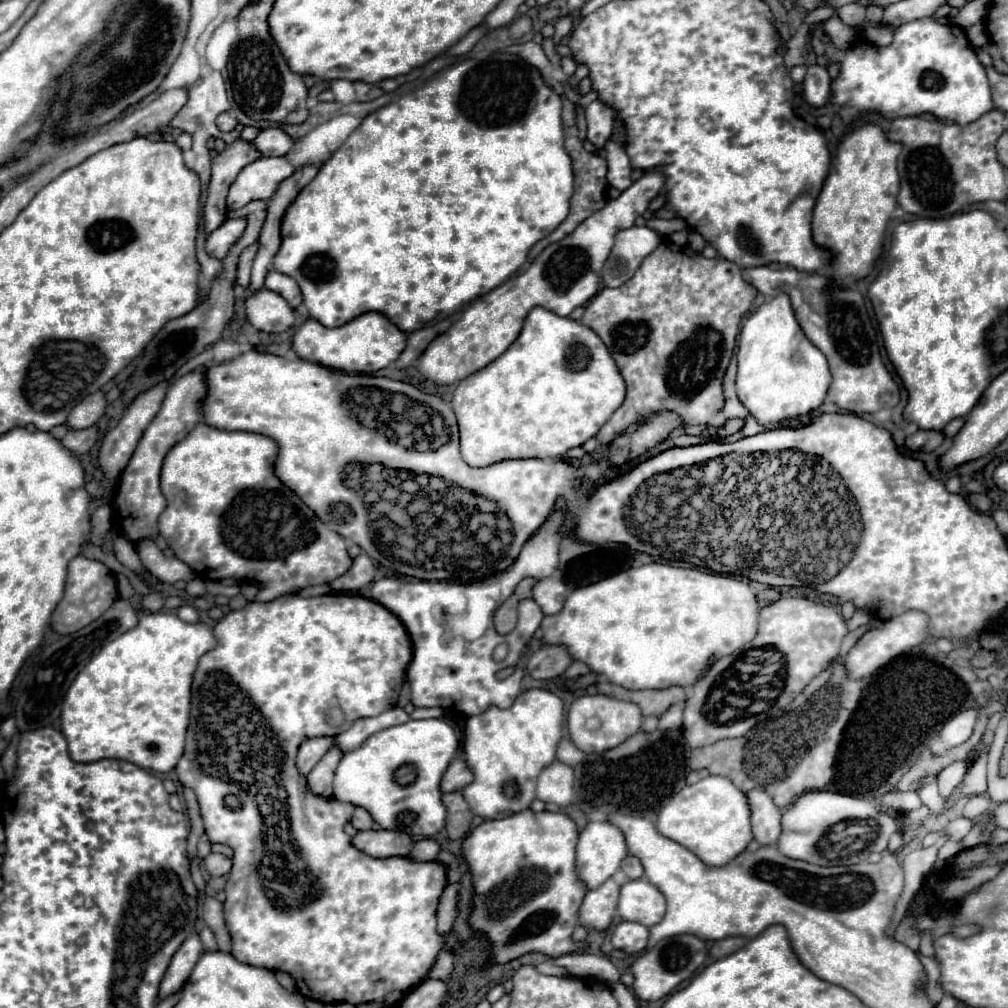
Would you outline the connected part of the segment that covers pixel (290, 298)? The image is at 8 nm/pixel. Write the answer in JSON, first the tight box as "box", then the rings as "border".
{"box":[265,272,301,308],"border":[[[269,272],[267,278],[265,278],[265,288],[267,290],[273,290],[277,294],[281,294],[291,308],[297,308],[301,304],[301,290],[299,290],[299,284],[285,276],[285,274],[279,274],[279,272]]]}

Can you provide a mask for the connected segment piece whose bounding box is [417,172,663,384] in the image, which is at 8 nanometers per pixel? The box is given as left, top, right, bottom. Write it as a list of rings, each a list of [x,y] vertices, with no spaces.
[[[659,172],[643,174],[641,180],[623,190],[619,198],[607,202],[603,210],[593,212],[585,222],[581,222],[575,228],[573,236],[549,244],[525,272],[509,278],[495,290],[477,298],[461,314],[461,318],[447,332],[439,334],[419,356],[419,372],[435,384],[459,382],[499,358],[513,344],[531,308],[543,306],[559,316],[569,316],[577,306],[587,304],[599,292],[599,276],[591,270],[589,260],[607,260],[615,234],[631,228],[635,218],[647,210],[649,200],[655,198],[661,188],[663,176]]]

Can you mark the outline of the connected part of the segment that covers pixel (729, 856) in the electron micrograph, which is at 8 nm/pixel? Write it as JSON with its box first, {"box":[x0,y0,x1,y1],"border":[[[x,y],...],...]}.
{"box":[657,776,753,866],"border":[[[723,776],[701,778],[697,784],[685,786],[681,792],[673,794],[669,804],[665,804],[665,808],[659,812],[657,830],[689,848],[709,866],[725,866],[753,840],[751,812],[745,792]]]}

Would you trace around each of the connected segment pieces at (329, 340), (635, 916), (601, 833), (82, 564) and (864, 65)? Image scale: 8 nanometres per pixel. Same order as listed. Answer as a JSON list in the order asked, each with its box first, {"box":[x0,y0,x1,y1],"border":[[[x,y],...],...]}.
[{"box":[291,312,407,374],"border":[[[367,312],[339,328],[325,328],[317,320],[307,320],[293,334],[291,348],[295,350],[297,358],[321,364],[325,368],[341,370],[347,374],[351,374],[351,372],[371,374],[397,360],[397,356],[405,348],[405,338],[407,338],[407,334],[401,332],[391,322],[387,322],[385,316],[381,316],[377,312]]]},{"box":[617,878,665,928],"border":[[[645,878],[631,880],[621,886],[617,912],[623,920],[639,922],[651,928],[665,916],[665,898]]]},{"box":[575,822,627,890],"border":[[[589,822],[579,834],[575,872],[587,890],[611,878],[627,856],[623,832],[609,822]]]},{"box":[51,556,119,636],"border":[[[75,556],[69,562],[65,596],[51,616],[51,628],[61,636],[73,634],[73,632],[81,630],[83,626],[91,624],[93,620],[97,620],[105,610],[109,610],[111,604],[117,600],[117,596],[119,596],[119,592],[117,592],[115,576],[105,564],[101,564],[99,560],[89,560],[85,556]]]},{"box":[825,18,995,124],"border":[[[933,18],[905,22],[893,32],[893,42],[889,46],[877,46],[867,40],[859,40],[849,50],[839,50],[833,42],[827,42],[825,58],[841,66],[839,76],[831,84],[833,110],[849,108],[851,112],[855,112],[855,116],[863,112],[881,112],[881,116],[887,120],[895,120],[901,116],[933,114],[941,120],[969,124],[995,108],[985,68],[977,60],[977,54],[965,36],[965,30],[955,24],[941,24]]]}]

